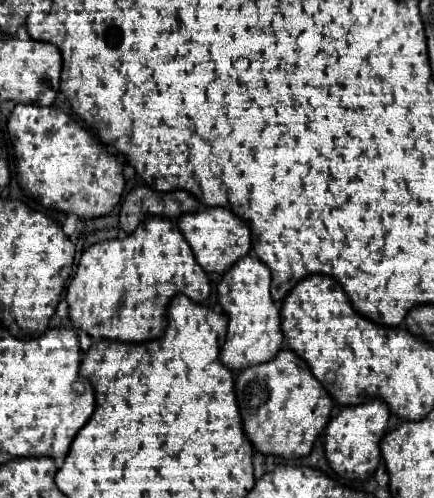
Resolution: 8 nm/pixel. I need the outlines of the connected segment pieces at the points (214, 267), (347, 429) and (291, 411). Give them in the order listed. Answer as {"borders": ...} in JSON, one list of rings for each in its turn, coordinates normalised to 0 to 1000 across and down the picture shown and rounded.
{"borders":[[[[512,414],[470,418],[470,422],[442,426],[442,430],[419,430],[419,438],[410,442],[410,458],[424,470],[424,478],[433,482],[456,530],[475,546],[516,550],[548,518],[576,510],[576,502],[581,502],[576,458],[548,434],[539,434],[535,422],[512,418]]],[[[857,799],[853,807],[825,815],[779,819],[774,835],[760,843],[751,859],[751,920],[765,944],[802,964],[843,964],[862,952],[876,932],[876,884],[894,863],[899,819],[876,799]]],[[[668,699],[645,703],[622,727],[571,735],[548,747],[544,795],[562,867],[576,888],[599,908],[650,920],[714,912],[728,876],[751,859],[770,823],[760,791],[751,791],[742,771],[714,751],[705,727]]]]}

